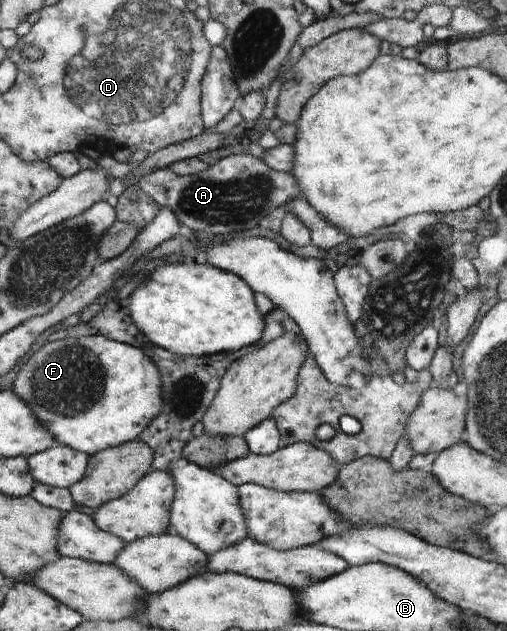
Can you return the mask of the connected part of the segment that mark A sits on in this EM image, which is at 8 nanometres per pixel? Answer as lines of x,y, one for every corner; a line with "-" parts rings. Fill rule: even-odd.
247,153
224,157
213,163
204,172
193,175
179,176
171,168
157,168
157,170
143,174
135,184
159,207
171,208
175,212
175,218
179,220
184,229
223,237
239,233
239,230
249,230
258,226
259,221
271,214
275,208
285,206
286,202
300,196
296,178
294,179
289,171
273,170
261,159

